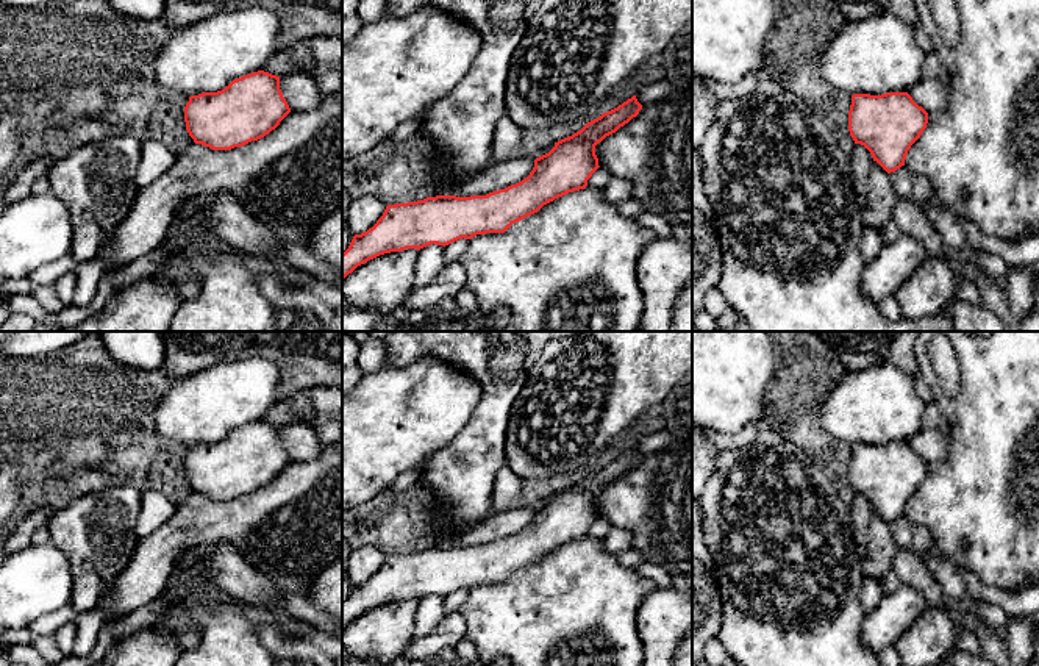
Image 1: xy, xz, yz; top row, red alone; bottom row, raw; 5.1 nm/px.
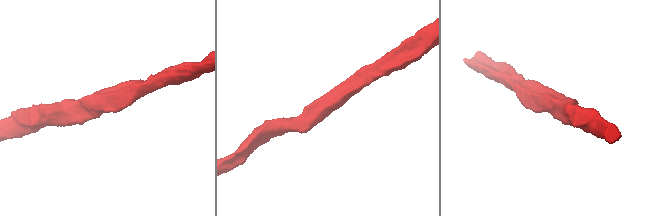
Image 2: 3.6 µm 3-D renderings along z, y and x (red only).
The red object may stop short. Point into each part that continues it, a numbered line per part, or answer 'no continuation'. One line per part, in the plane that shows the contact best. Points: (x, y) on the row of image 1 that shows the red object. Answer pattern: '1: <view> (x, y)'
no continuation

